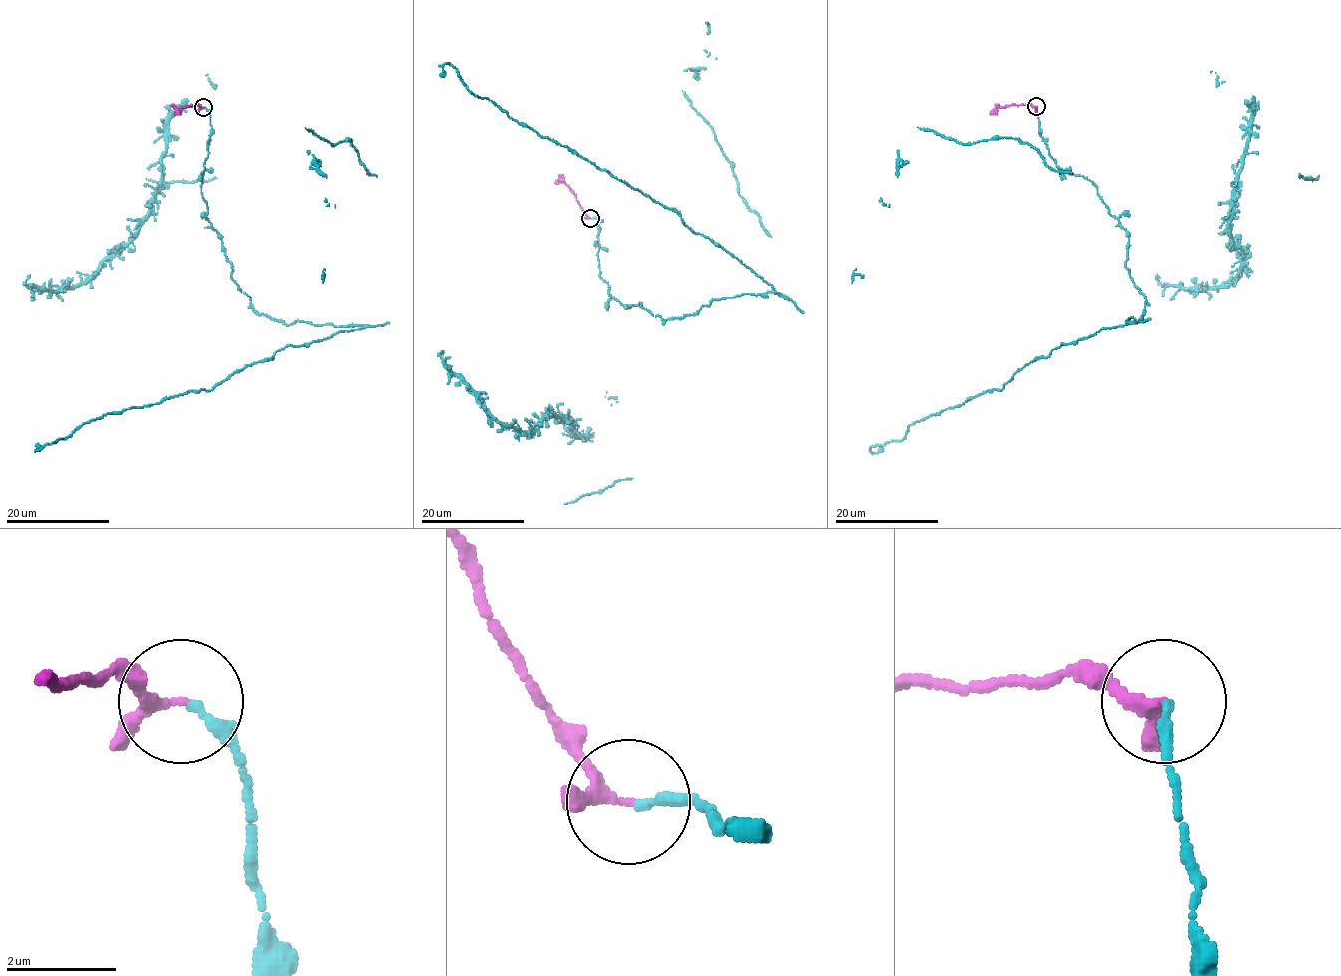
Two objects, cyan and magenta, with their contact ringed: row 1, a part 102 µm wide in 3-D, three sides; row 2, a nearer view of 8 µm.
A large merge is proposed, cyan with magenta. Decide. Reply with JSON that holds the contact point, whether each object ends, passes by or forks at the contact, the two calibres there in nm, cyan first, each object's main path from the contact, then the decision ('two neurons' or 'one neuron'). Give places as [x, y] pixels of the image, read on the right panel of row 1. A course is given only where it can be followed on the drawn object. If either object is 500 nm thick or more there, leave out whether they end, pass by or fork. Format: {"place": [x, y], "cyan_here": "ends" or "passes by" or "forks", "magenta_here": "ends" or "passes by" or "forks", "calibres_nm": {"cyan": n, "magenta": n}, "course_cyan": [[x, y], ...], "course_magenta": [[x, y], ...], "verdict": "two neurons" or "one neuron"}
{"place": [1036, 106], "cyan_here": "ends", "magenta_here": "passes by", "calibres_nm": {"cyan": 190, "magenta": 160}, "course_cyan": [[1037, 106], [1049, 155], [1089, 180], [1126, 230], [1142, 318], [1062, 344], [1001, 390], [879, 445]], "course_magenta": [[1037, 106], [1005, 105], [995, 108], [990, 114]], "verdict": "one neuron"}

